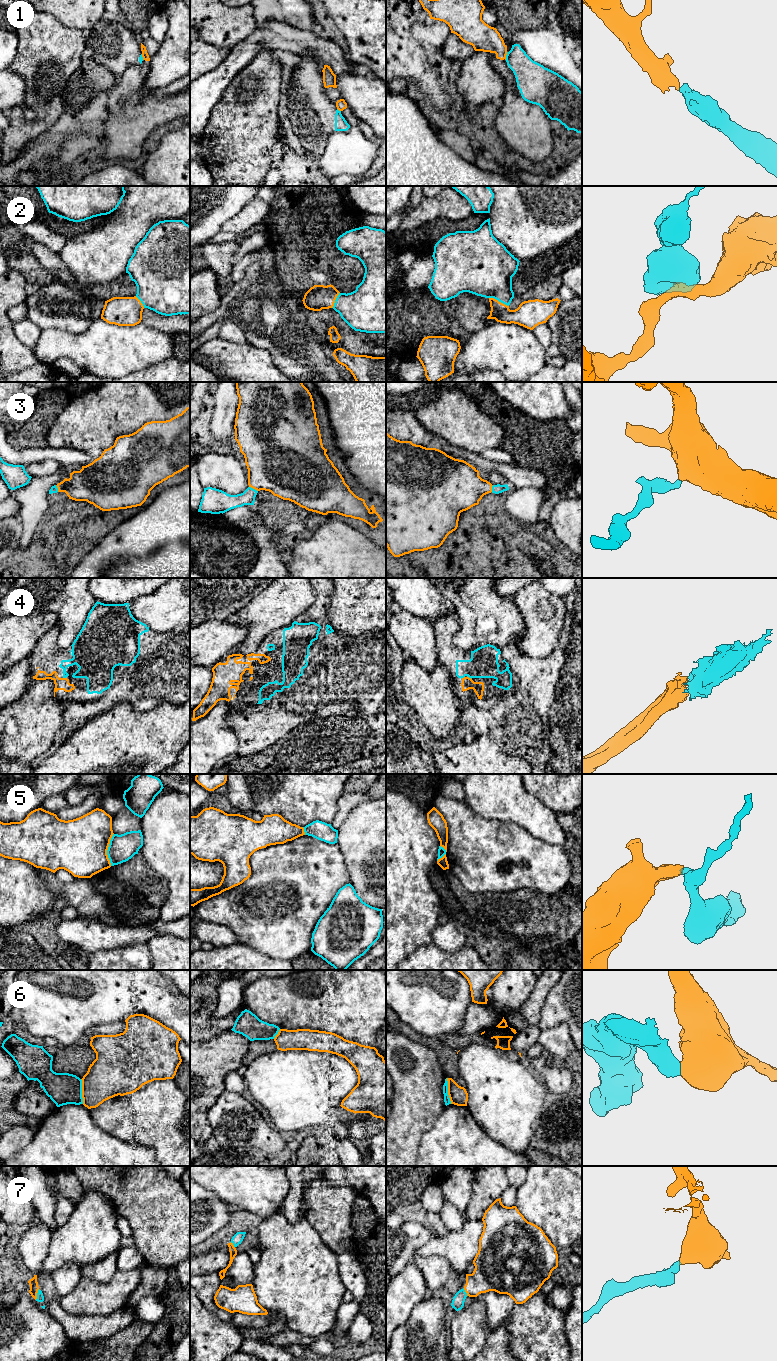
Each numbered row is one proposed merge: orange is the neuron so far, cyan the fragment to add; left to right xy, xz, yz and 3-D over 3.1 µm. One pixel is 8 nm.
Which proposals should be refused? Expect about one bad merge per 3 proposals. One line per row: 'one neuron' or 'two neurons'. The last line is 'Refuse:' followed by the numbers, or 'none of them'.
1: two neurons
2: one neuron
3: one neuron
4: one neuron
5: two neurons
6: two neurons
7: one neuron
Refuse: 1, 5, 6

